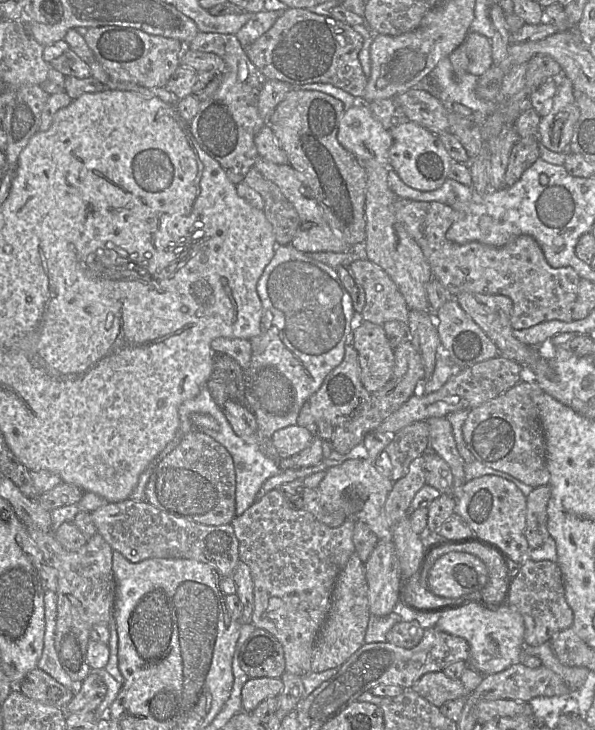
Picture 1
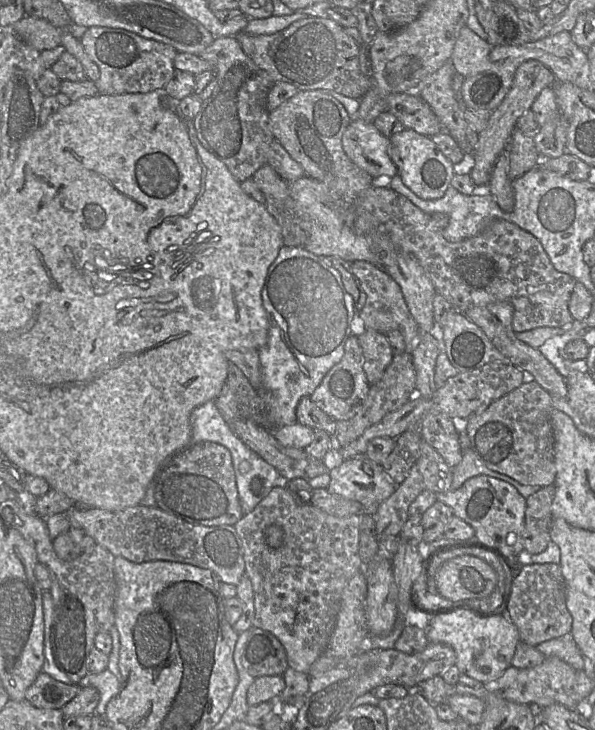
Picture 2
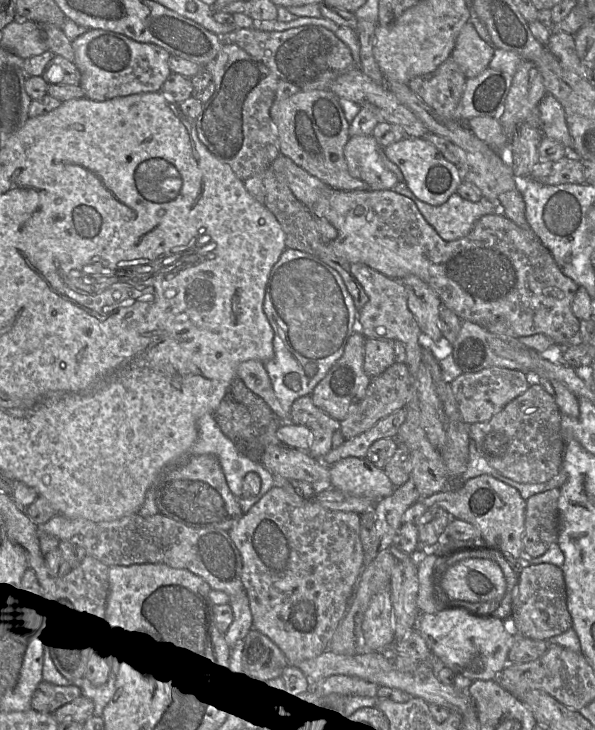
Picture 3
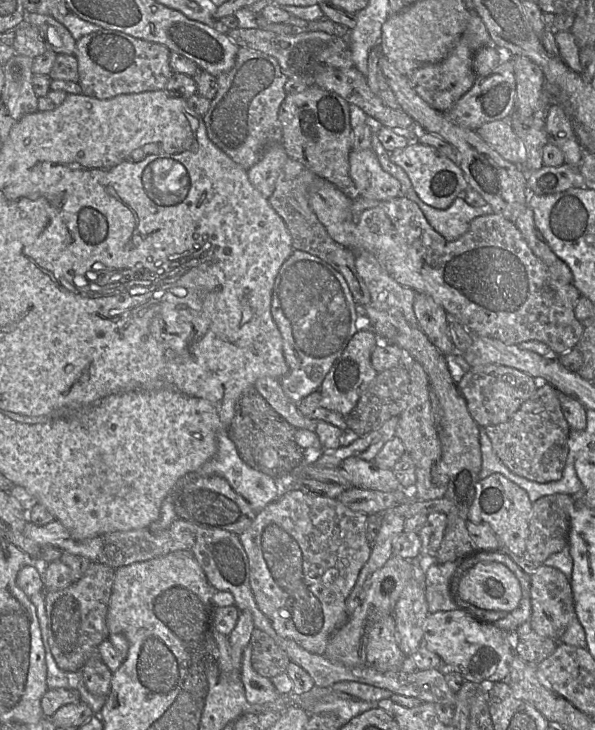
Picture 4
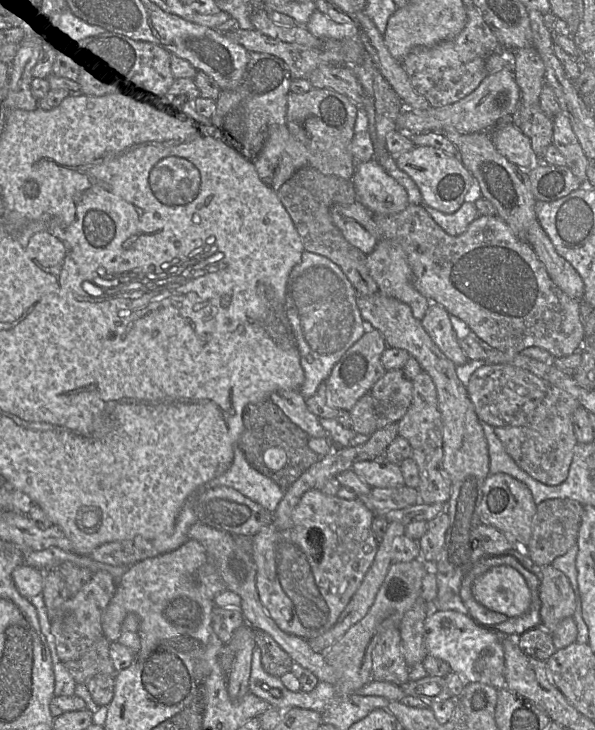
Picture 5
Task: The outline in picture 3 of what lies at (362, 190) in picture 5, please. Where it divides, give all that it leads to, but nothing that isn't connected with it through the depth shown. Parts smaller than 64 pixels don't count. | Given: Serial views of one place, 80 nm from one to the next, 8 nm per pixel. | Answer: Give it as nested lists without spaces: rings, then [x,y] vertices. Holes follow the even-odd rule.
[[[373,135],[352,136],[344,148],[349,174],[362,180],[370,190],[390,190],[398,182],[396,175],[386,168],[382,162],[380,149],[384,148],[379,145]]]

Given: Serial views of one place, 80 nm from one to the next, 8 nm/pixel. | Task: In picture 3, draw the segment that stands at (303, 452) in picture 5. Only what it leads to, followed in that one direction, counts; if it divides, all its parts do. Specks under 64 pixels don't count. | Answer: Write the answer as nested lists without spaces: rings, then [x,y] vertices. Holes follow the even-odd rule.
[[[239,377],[233,380],[214,416],[221,431],[233,442],[238,452],[254,462],[261,461],[268,446],[281,444],[277,431],[283,426],[284,421]]]

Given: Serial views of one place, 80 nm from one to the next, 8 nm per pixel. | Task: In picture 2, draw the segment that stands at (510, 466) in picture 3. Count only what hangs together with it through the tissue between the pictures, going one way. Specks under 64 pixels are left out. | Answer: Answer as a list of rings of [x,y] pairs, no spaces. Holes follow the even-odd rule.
[[[536,381],[518,388],[494,401],[486,409],[467,419],[466,433],[470,448],[491,470],[507,475],[523,485],[546,487],[553,485],[556,476],[554,435],[551,424],[552,396]]]

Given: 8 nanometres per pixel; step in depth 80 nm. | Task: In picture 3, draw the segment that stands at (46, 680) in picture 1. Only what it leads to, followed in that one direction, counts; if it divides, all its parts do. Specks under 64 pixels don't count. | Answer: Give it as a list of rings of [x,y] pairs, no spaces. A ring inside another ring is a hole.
[[[42,680],[32,695],[31,707],[41,713],[54,713],[81,695],[80,688],[75,684],[59,686]]]

